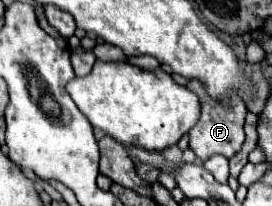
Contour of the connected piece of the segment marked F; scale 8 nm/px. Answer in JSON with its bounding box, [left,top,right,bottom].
[186,80,246,160]

